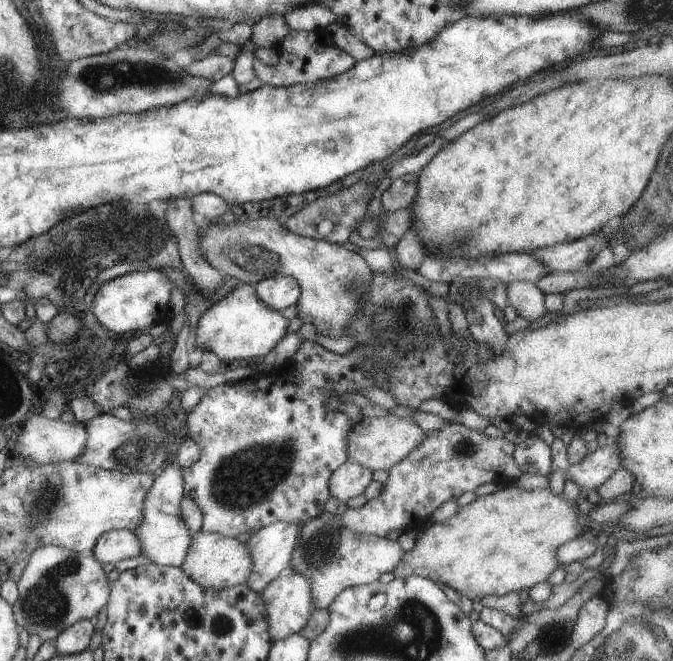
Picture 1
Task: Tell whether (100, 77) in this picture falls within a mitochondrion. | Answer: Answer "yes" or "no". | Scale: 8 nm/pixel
yes

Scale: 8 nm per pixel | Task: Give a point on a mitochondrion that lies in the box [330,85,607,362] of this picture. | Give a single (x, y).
(384, 316)

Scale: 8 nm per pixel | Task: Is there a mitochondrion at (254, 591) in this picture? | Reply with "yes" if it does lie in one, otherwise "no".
no

